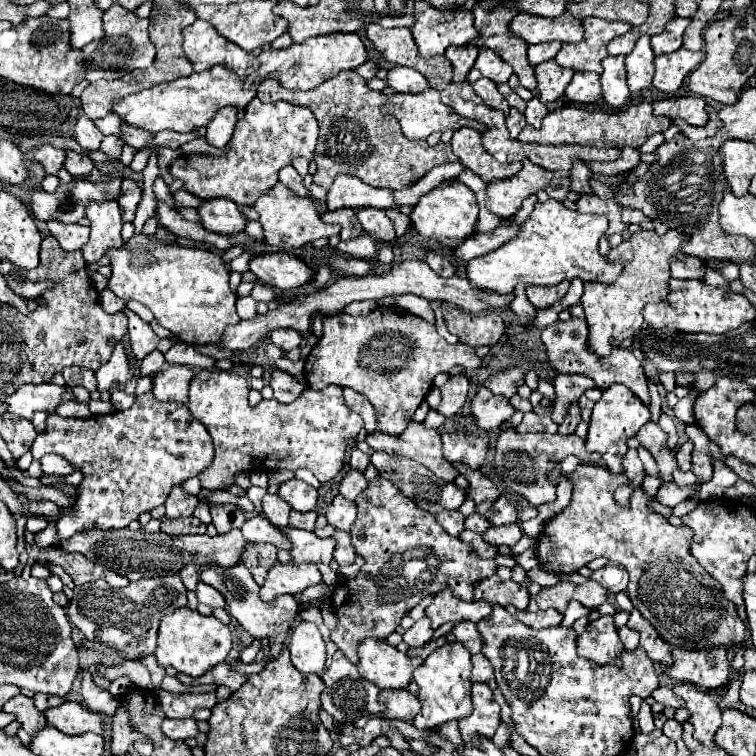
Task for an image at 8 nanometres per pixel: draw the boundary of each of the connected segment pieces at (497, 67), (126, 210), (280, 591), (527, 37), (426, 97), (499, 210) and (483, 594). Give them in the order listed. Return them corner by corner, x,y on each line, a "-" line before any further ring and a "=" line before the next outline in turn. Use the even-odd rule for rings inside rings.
480,47
478,49
478,59
476,59
474,67
470,69
466,81
474,83
480,77
486,77
486,79
496,81
496,83
506,83
512,73
514,71
510,69
510,65
506,65
494,51
490,51
486,47
=
124,179
122,197
118,199
118,205
122,211
122,221
126,221
126,223
134,221
134,213
136,213
136,207
140,203
140,197
142,197
140,187
132,179
=
276,563
266,577
266,583
260,589
262,601
274,601
278,595
298,595
306,587
318,585
322,581
316,565
282,565
=
520,13
510,23
510,33
518,39
524,39
528,45
544,43
544,41
560,41
560,43
578,43
584,37
584,27
578,19
564,13
560,19
546,19
536,15
=
426,89
422,93
396,93
396,95
390,95
386,105
382,107
382,113
390,113
392,117
396,117
396,121
400,123
402,127
402,133
404,137
408,139
426,139
430,133
434,131
446,131
446,129
460,129
466,125
472,125
470,119
462,119
458,113
450,111
442,101
440,101
440,95
434,91
434,89
=
524,161
522,169
512,179
492,181
486,187
486,207
498,217
512,217
526,197
546,189
548,181
554,177
562,177
562,173
546,171
544,167
=
482,581
476,585
474,599
486,599
488,603
498,603
498,605
514,605
516,609
528,609
530,595
526,587
520,587
512,581

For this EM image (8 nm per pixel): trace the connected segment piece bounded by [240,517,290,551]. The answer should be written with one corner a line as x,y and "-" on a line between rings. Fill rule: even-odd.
264,517
248,519
240,531
252,543
272,543
276,549
290,551
290,539
282,531
274,529
274,525
270,525
270,521

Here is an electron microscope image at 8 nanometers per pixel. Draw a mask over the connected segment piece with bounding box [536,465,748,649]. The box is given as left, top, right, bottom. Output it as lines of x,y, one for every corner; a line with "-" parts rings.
578,465
568,479
574,485
574,495
564,511
546,521
536,547
540,567
558,575
570,575
592,559
606,557
626,567
630,575
626,593
630,601
666,643
682,649
748,645
748,629
738,617
736,605
724,597
718,581
690,555
694,537
690,527
674,527
654,513
642,489
632,493
630,509
618,507
612,495
626,483
624,473
612,475
598,465

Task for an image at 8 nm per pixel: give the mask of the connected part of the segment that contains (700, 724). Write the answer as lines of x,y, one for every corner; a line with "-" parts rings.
678,683
674,687
674,693
684,699
686,709
690,711
690,717
686,721
692,723
696,729
694,739
706,747
714,747
714,733
718,731
722,719
716,701
710,699
706,691
700,691
696,685
690,683

